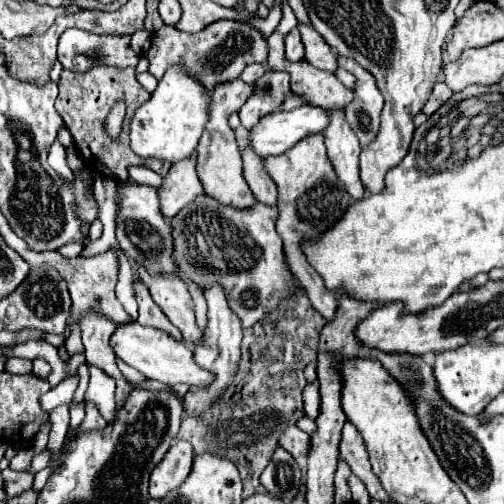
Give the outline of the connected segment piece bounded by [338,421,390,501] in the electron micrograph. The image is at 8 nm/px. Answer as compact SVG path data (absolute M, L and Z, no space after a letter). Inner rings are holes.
M346 421L344 429L342 429L342 439L340 439L340 455L338 455L344 463L348 463L350 471L354 475L358 475L362 479L362 483L366 485L370 497L378 499L378 501L388 501L390 497L384 493L378 477L372 473L370 461L368 461L368 453L364 447L364 441L360 437L360 433L354 429L354 425L350 425Z

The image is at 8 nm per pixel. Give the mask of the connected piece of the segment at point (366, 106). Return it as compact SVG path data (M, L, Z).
M338 55L338 67L350 71L356 77L354 99L346 107L346 119L352 125L352 129L356 131L356 135L360 139L360 145L366 147L368 143L374 141L374 137L378 133L380 111L382 111L382 105L384 105L384 97L376 89L374 77L366 69L362 69L356 61Z

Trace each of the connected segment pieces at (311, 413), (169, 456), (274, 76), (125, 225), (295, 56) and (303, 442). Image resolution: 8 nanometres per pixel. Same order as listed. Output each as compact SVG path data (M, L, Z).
M318 383L306 385L304 387L304 413L310 419L316 419L320 411L320 393L318 393Z
M174 441L160 465L156 465L156 469L152 471L148 487L150 497L160 499L168 491L176 489L188 477L192 469L192 459L192 445L188 445L188 441Z
M266 71L264 77L260 77L260 81L254 83L256 93L252 93L252 97L248 97L244 107L238 111L242 125L246 129L252 129L252 125L256 125L256 121L264 113L272 113L272 111L280 109L280 105L286 99L288 85L290 85L288 73Z
M120 183L116 187L120 197L120 209L116 215L116 239L124 251L124 255L132 263L142 263L152 275L154 273L178 273L172 261L172 235L170 225L160 213L158 191L150 185L126 185Z
M298 27L292 29L292 31L286 35L284 43L286 43L286 57L288 57L290 61L300 61L300 59L304 59L304 45L302 45L302 41L300 41L300 31L298 31Z
M290 425L288 429L282 431L280 435L280 445L292 455L292 457L300 457L306 455L310 449L310 435L300 431L296 425Z

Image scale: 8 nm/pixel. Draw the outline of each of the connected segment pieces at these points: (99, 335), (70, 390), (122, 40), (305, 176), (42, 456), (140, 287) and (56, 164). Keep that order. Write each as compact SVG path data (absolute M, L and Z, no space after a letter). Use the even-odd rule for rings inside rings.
M86 313L78 319L82 343L86 347L86 361L90 365L96 365L104 369L110 377L116 379L116 403L122 405L126 395L132 391L128 381L122 377L122 373L116 367L116 355L110 347L112 331L116 329L114 321L108 321L108 317L100 317L100 313Z
M72 375L72 377L68 377L68 379L64 379L56 389L52 389L50 393L46 393L46 395L42 397L42 409L52 411L52 409L58 407L58 405L70 403L72 397L74 397L76 387L78 387L78 375Z
M66 29L58 43L58 61L64 69L86 73L92 65L136 67L138 53L130 47L130 37L94 35L82 29Z
M314 133L312 137L304 137L304 141L296 143L288 153L268 157L264 159L264 169L272 177L272 181L278 185L278 221L276 229L278 235L284 241L284 257L286 263L290 265L290 271L296 275L300 285L306 289L314 309L322 313L326 321L332 321L338 305L338 293L330 293L318 273L308 265L306 255L300 249L300 237L302 235L318 235L324 233L332 223L338 221L338 217L344 215L346 207L350 205L352 197L340 183L338 187L338 177L334 173L334 167L326 155L324 147L324 137L322 133Z
M42 451L42 453L34 455L34 459L32 459L32 463L30 463L30 467L28 467L26 471L28 471L28 473L38 473L40 469L44 469L44 467L48 465L48 457L50 457L48 451Z
M136 279L134 289L136 289L136 301L138 301L138 307L140 307L140 309L138 309L140 315L138 315L136 321L142 323L142 325L150 325L150 327L162 329L162 331L170 333L174 339L182 341L182 333L168 321L168 317L164 317L162 309L152 301L152 297L148 295L146 285L144 285L140 279Z
M54 141L48 151L48 165L68 183L74 181L74 173L66 165L66 147L60 141Z

